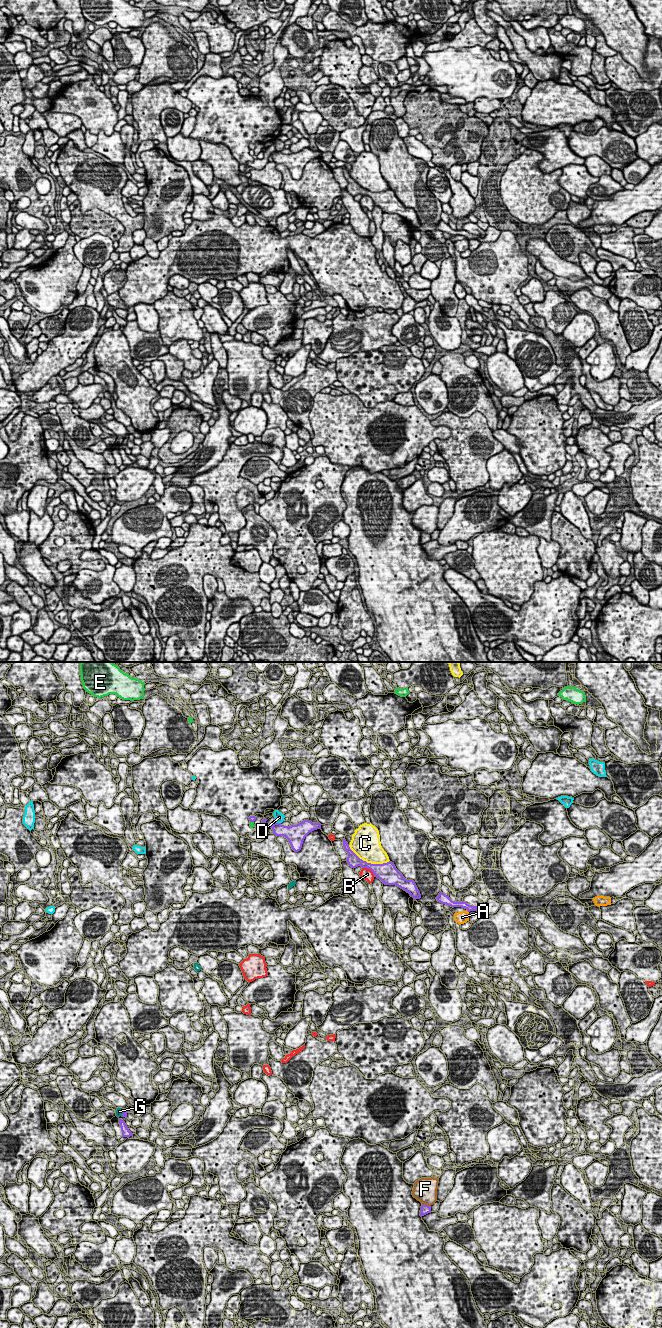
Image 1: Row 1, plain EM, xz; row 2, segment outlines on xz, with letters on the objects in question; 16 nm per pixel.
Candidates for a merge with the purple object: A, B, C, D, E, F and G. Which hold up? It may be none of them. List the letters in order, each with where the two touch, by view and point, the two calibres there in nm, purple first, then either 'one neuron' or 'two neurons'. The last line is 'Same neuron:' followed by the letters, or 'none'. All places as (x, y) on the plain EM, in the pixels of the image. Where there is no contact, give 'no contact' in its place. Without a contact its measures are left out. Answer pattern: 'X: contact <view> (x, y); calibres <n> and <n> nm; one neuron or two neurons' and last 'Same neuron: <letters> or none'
A: no contact; two neurons
B: contact xz (369, 196); calibres 280 and 180 nm; two neurons
C: contact xz (368, 191); calibres 240 and 420 nm; two neurons
D: contact xz (278, 151); calibres 200 and 160 nm; two neurons
E: contact xz (252, 149); calibres 100 and 70 nm; two neurons
F: contact xz (426, 533); calibres 160 and 380 nm; two neurons
G: contact xz (123, 441); calibres 70 and 120 nm; two neurons
Same neuron: none

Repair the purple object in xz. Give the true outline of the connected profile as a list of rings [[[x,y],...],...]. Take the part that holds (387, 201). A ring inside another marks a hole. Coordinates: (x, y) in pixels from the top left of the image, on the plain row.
[[[345,167],[343,168],[343,174],[348,185],[346,187],[349,194],[356,196],[361,194],[362,196],[370,197],[374,204],[380,207],[385,213],[396,213],[410,222],[415,228],[420,227],[420,220],[413,208],[407,208],[403,203],[396,197],[394,191],[387,190],[383,192],[371,192],[360,187],[349,175]]]

